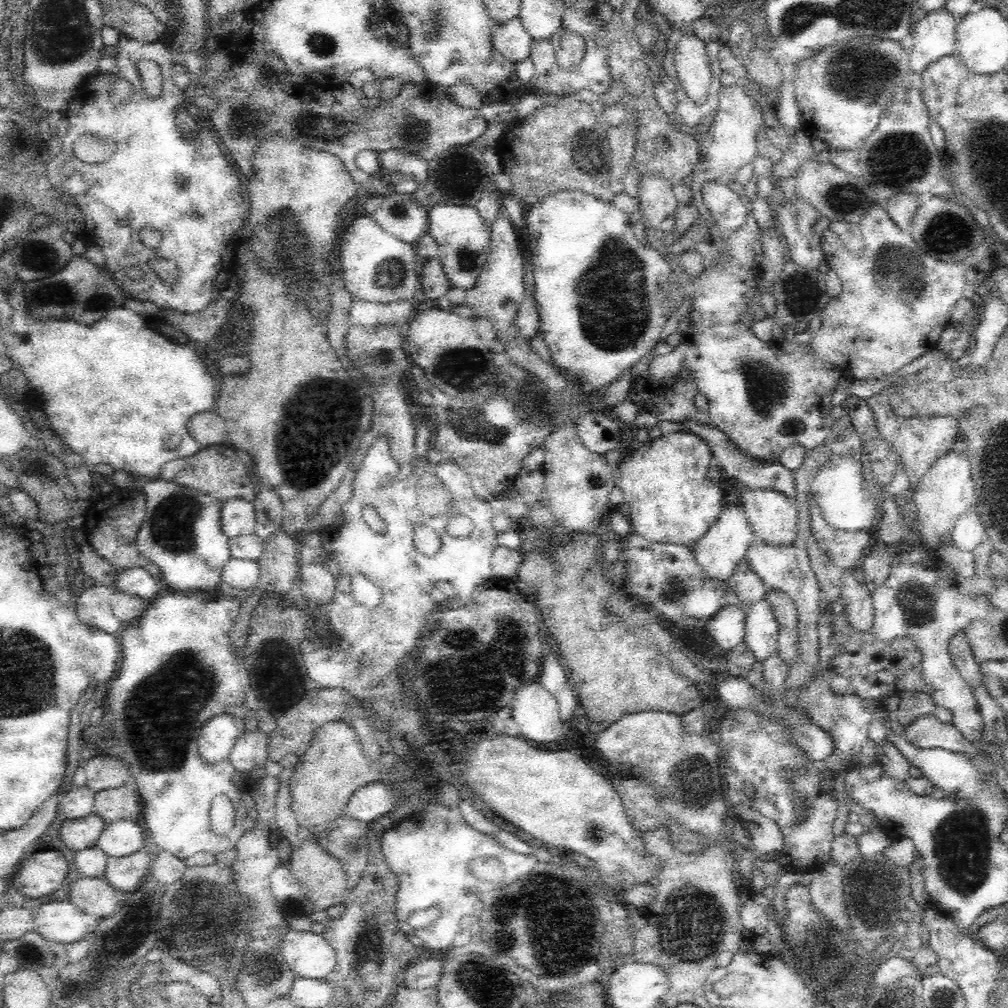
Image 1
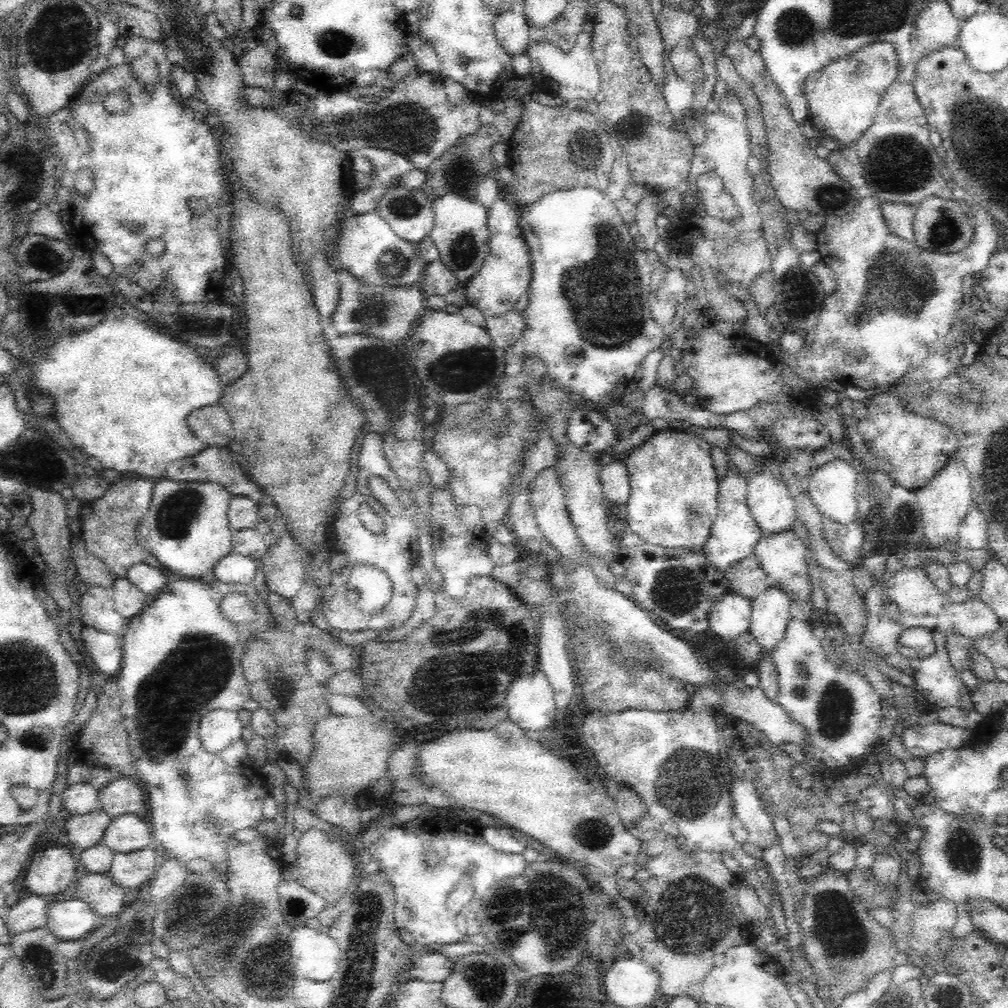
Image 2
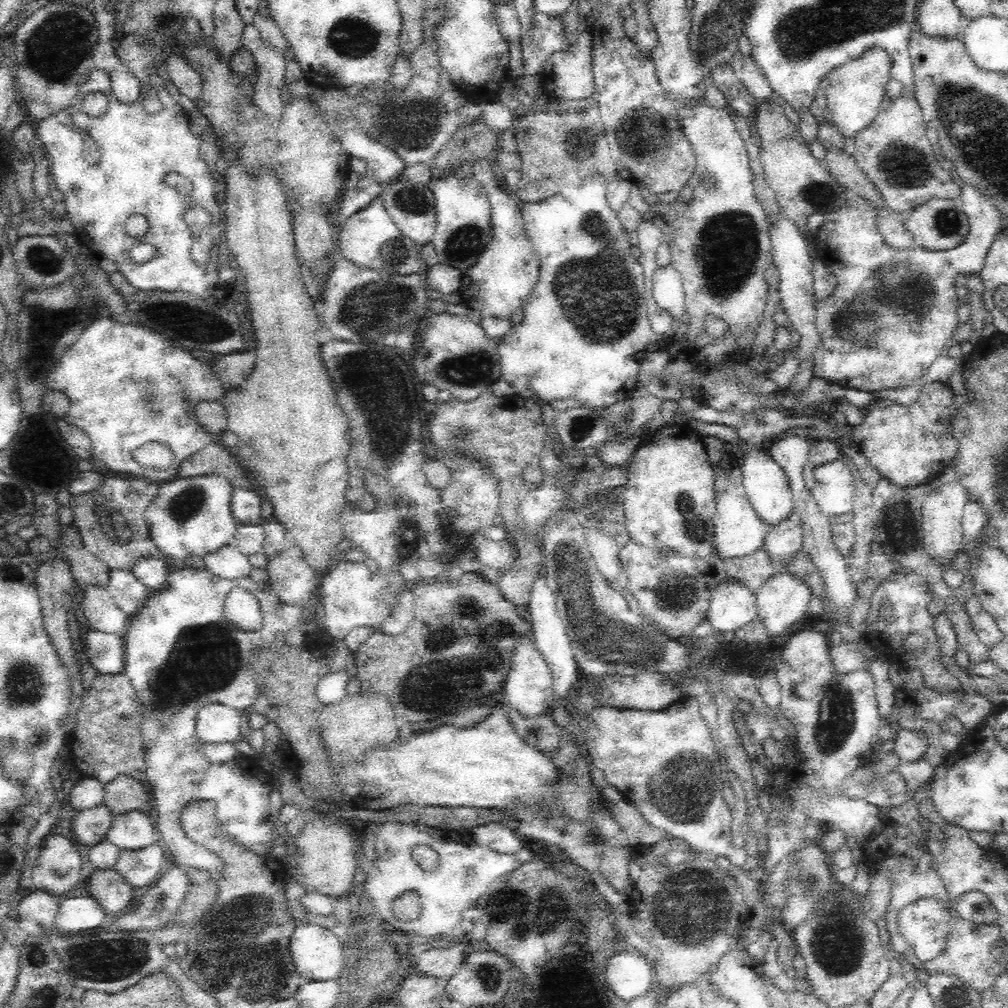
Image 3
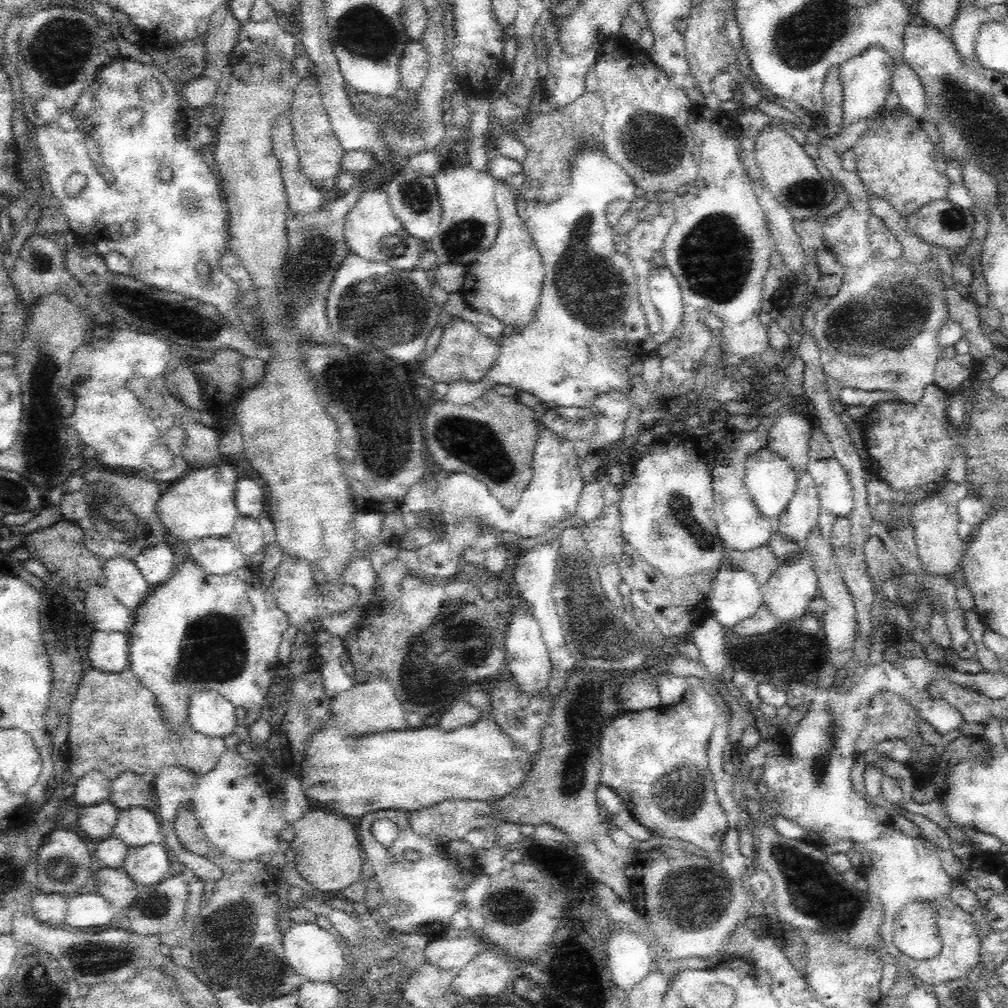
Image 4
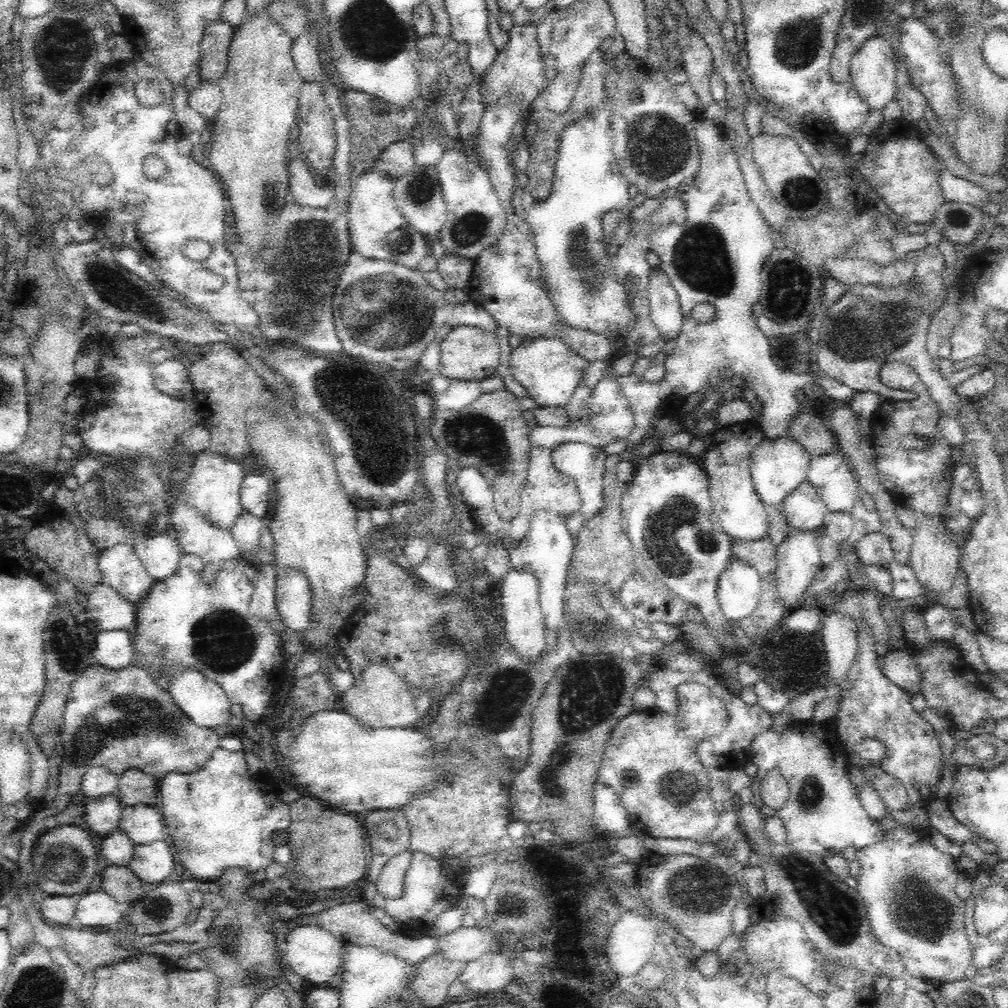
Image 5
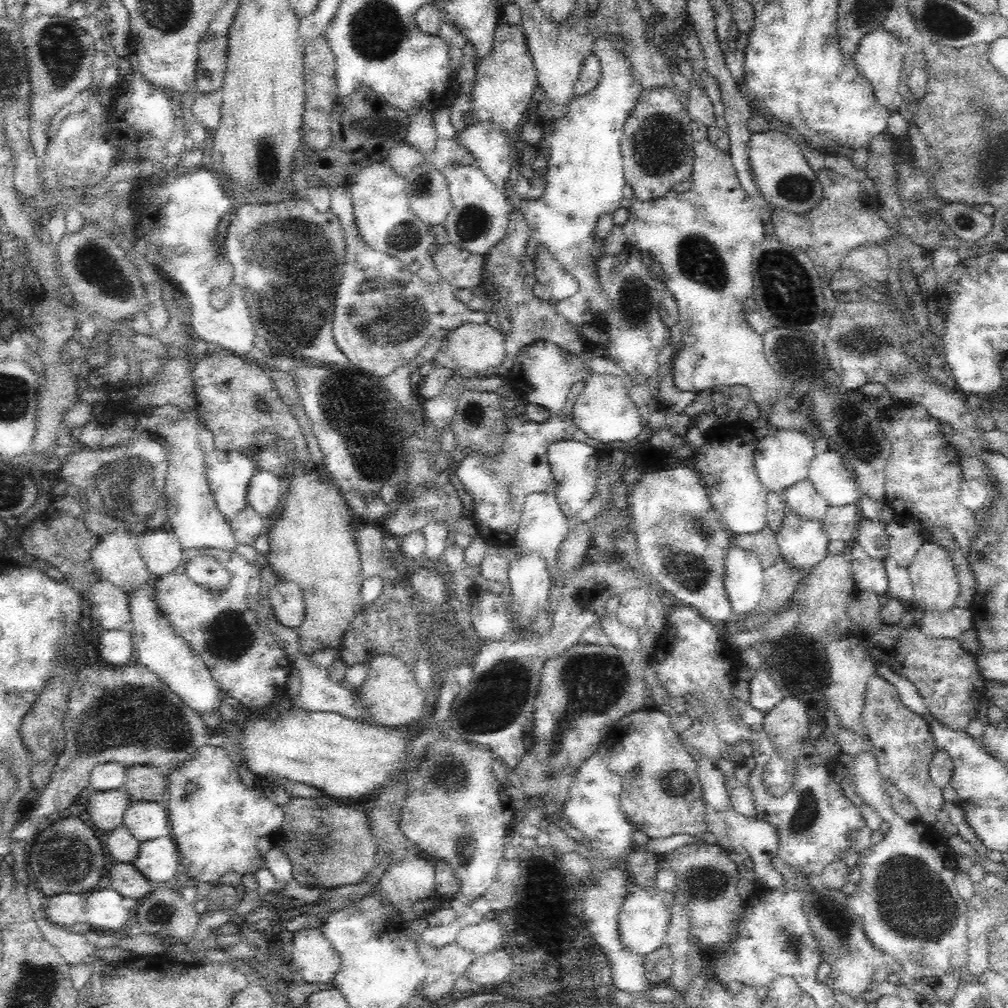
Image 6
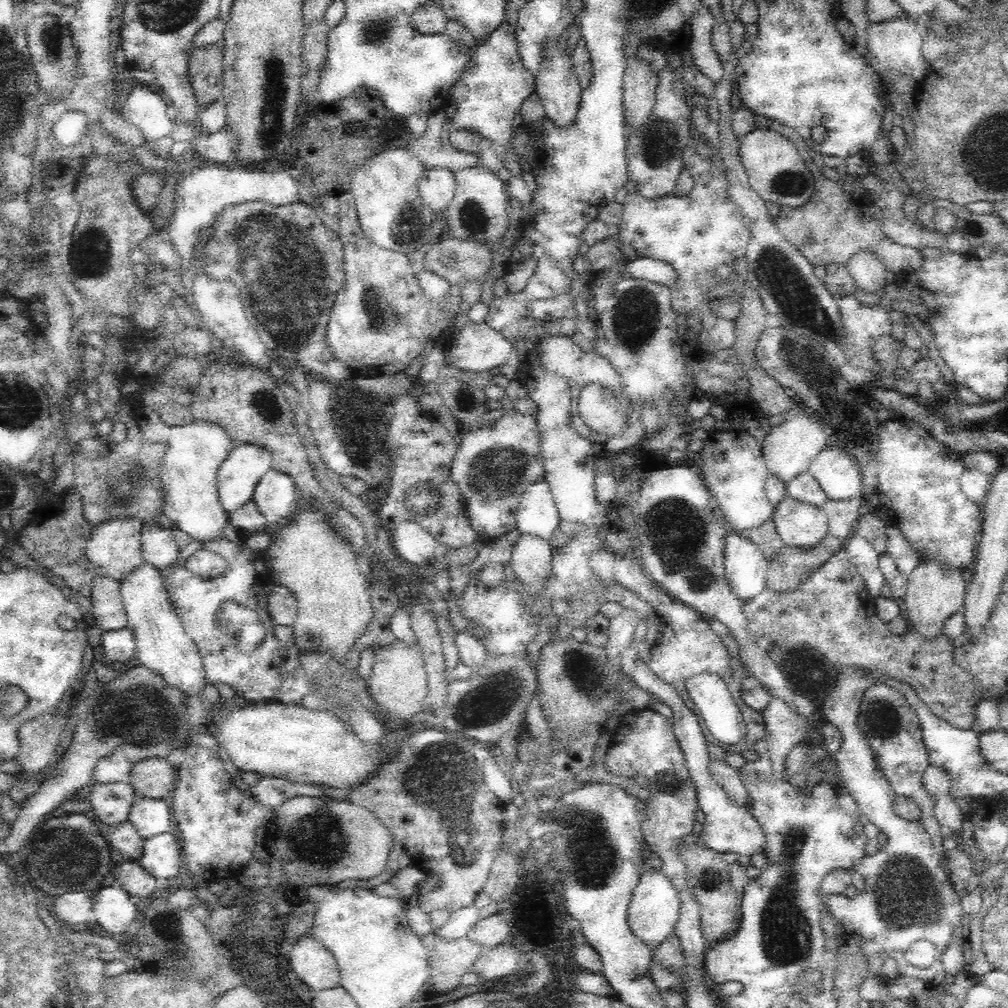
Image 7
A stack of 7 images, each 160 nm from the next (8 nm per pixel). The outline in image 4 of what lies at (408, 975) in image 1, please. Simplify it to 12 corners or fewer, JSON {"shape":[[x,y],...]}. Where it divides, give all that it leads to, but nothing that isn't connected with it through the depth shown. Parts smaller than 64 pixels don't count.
{"shape":[[476,938],[432,940],[423,952],[439,970],[464,968],[477,954]]}

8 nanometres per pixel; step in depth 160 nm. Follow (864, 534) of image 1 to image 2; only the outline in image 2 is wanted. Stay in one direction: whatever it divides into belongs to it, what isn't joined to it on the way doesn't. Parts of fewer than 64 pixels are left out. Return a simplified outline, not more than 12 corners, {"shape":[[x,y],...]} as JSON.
{"shape":[[823,517],[822,535],[841,561],[854,565],[864,542],[862,520]]}

